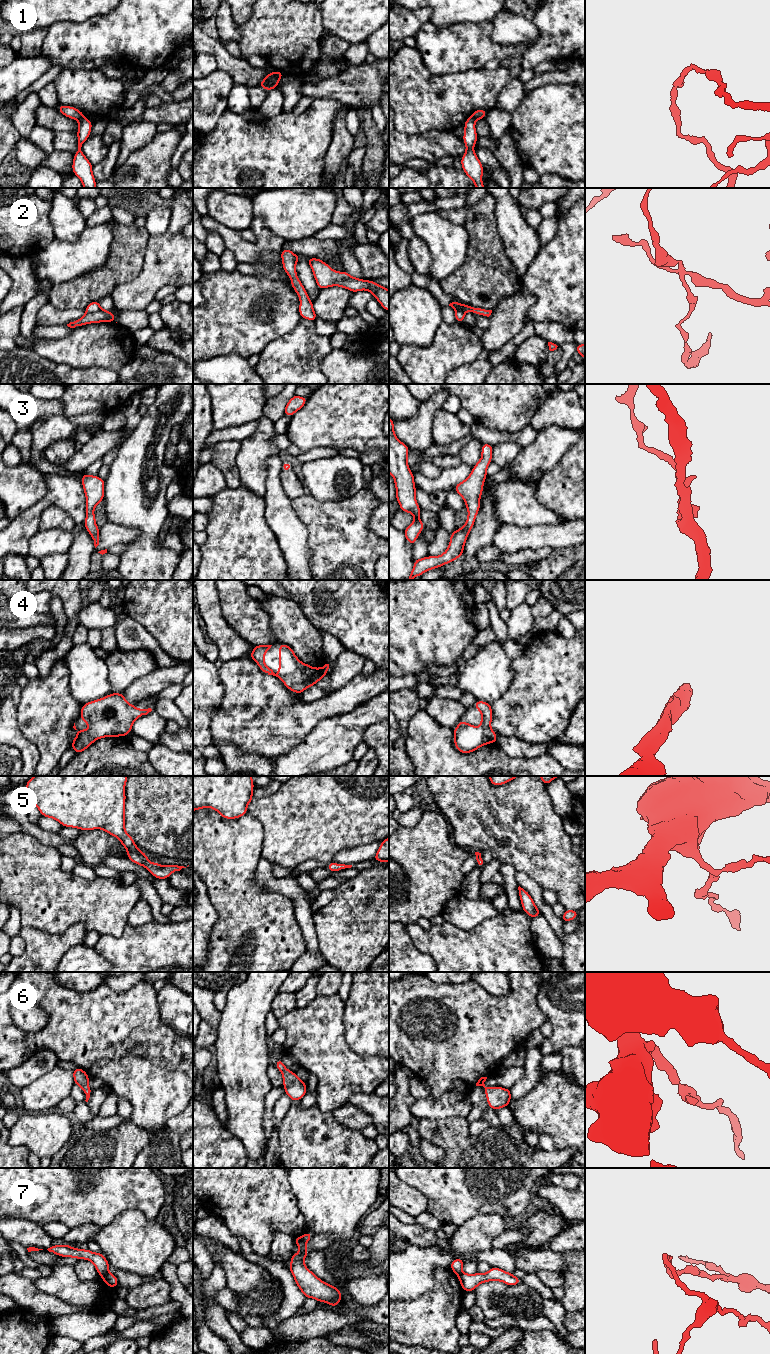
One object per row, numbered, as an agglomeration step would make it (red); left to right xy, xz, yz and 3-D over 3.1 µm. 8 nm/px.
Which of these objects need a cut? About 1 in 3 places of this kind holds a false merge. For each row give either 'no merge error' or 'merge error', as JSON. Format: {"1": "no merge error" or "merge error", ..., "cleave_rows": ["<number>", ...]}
{"1": "merge error", "2": "merge error", "3": "no merge error", "4": "no merge error", "5": "no merge error", "6": "no merge error", "7": "merge error", "cleave_rows": ["1", "2", "7"]}

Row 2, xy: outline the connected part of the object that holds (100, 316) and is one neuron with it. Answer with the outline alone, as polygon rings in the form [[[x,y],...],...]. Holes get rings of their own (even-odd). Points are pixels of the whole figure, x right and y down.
[[[100,309],[99,311],[93,314],[86,313],[80,319],[72,321],[69,324],[67,324],[67,326],[70,328],[75,328],[77,326],[83,326],[86,324],[100,322],[116,322],[116,317],[112,313],[112,311],[105,311],[104,309]]]

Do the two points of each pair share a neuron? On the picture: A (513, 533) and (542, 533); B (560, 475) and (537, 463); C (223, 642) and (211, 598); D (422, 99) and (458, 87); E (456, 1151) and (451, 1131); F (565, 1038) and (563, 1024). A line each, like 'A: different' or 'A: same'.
A: same
B: different
C: same
D: same
E: same
F: same

